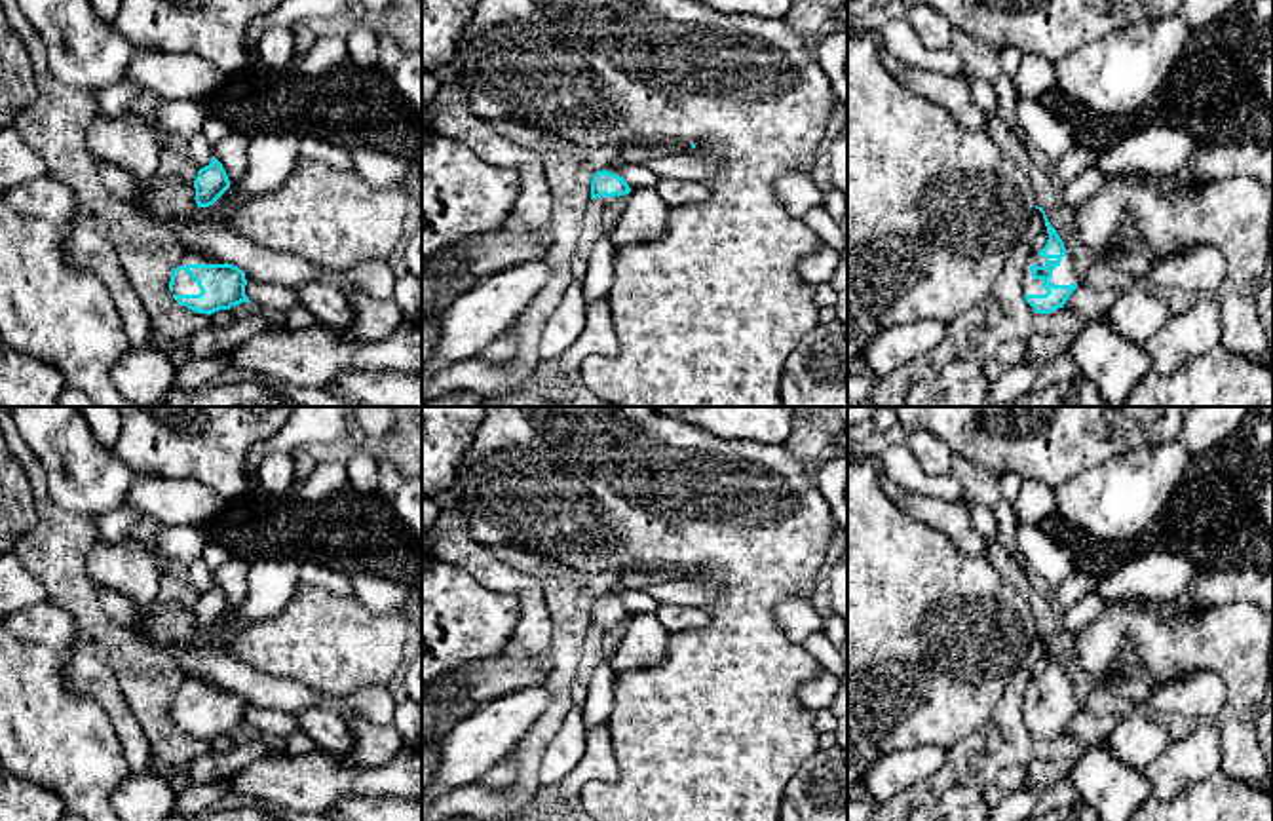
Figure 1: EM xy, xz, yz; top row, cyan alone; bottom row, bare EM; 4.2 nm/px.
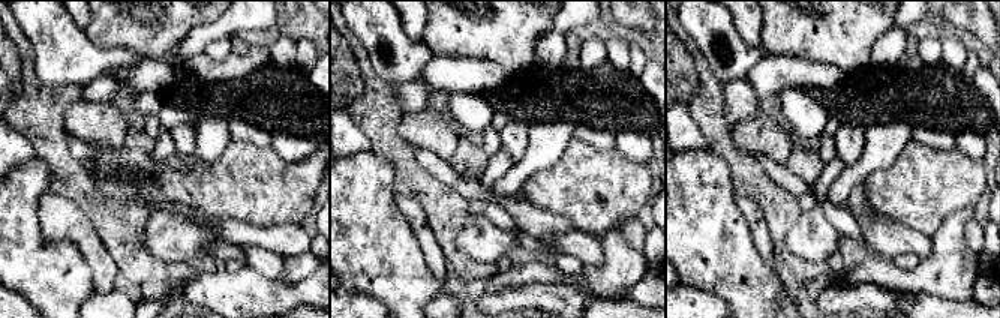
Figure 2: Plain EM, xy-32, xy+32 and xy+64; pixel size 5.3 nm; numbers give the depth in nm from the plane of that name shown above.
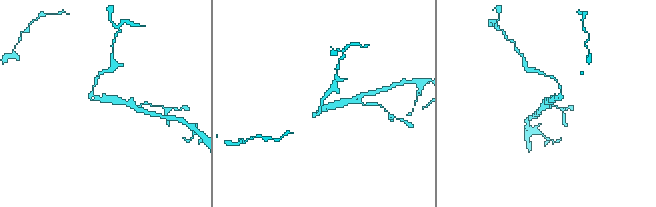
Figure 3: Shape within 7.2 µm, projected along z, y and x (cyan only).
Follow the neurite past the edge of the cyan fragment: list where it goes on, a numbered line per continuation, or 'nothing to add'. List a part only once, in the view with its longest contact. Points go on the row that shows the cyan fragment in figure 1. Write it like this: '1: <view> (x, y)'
1: yz (1030, 286)

